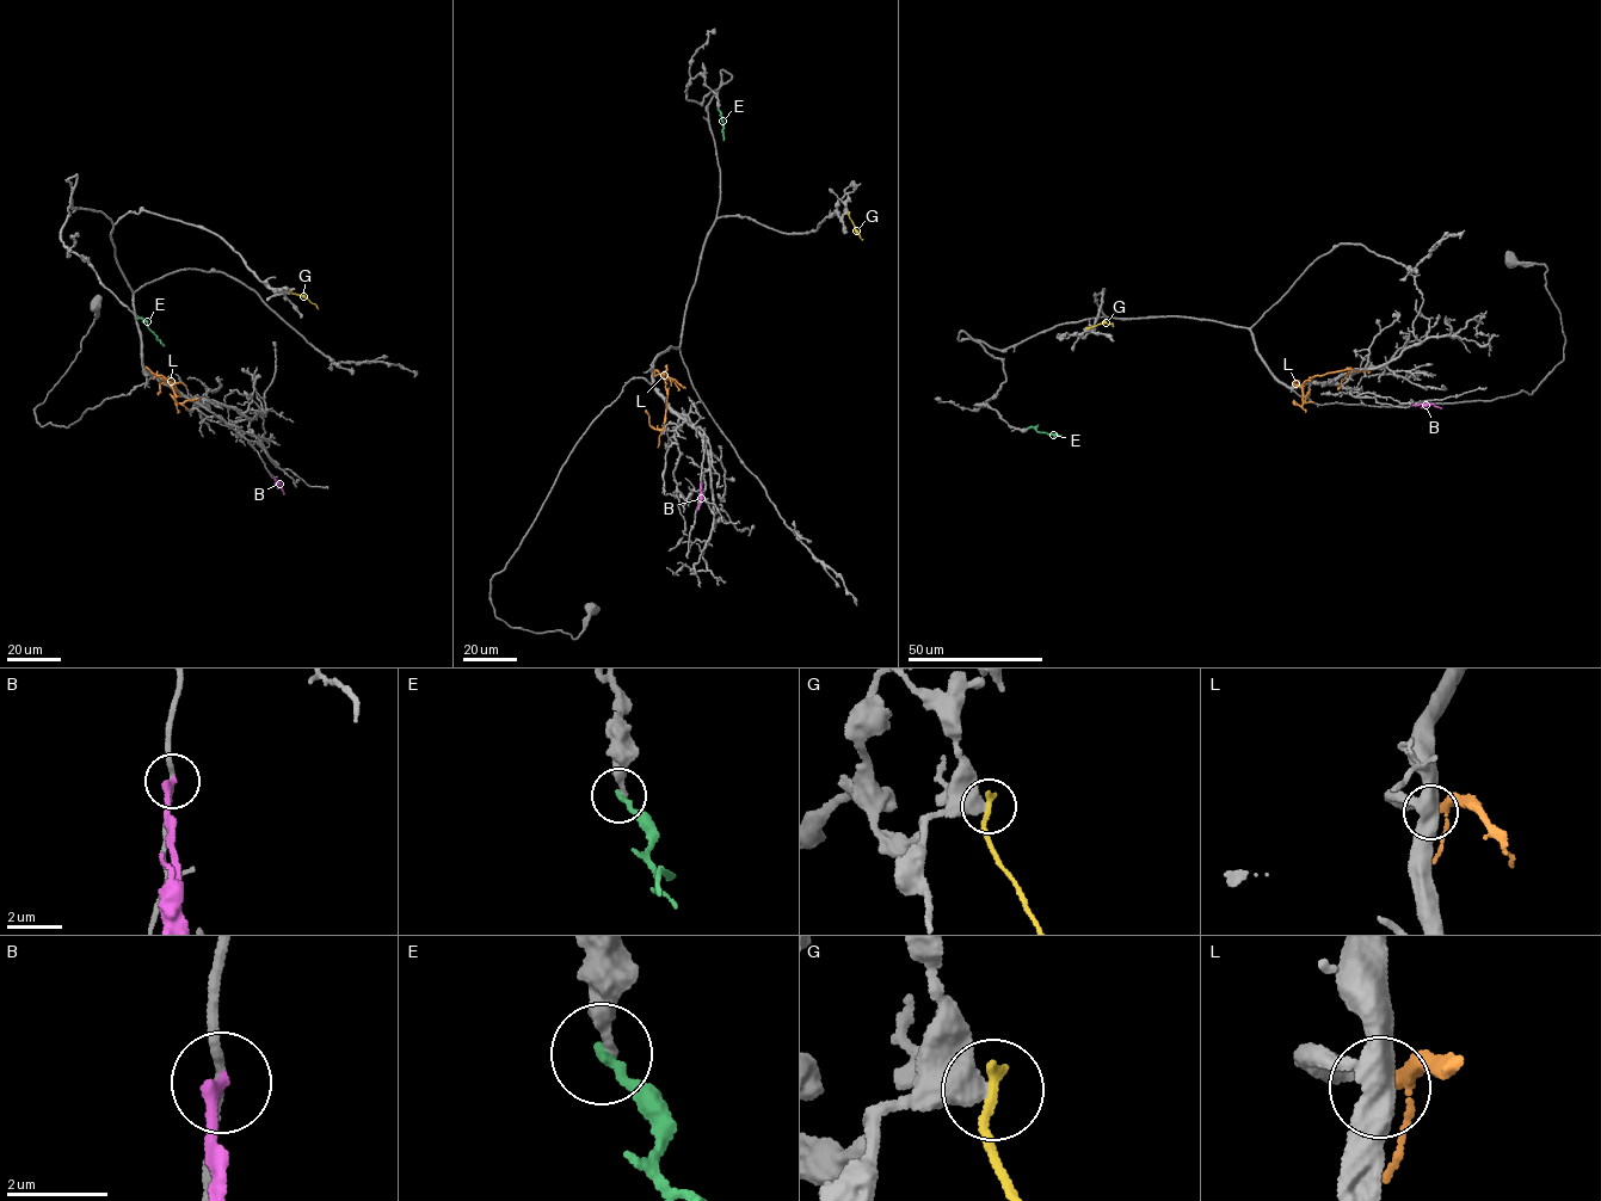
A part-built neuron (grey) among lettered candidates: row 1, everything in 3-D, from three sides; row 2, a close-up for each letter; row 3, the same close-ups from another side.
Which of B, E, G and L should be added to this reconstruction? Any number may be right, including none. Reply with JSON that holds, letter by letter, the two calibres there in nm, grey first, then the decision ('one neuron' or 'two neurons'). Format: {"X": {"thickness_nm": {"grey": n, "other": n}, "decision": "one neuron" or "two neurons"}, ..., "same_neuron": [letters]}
{"B": {"thickness_nm": {"grey": 180, "other": 260}, "decision": "two neurons"}, "E": {"thickness_nm": {"grey": 400, "other": 200}, "decision": "two neurons"}, "G": {"thickness_nm": {"grey": 600, "other": 240}, "decision": "two neurons"}, "L": {"thickness_nm": {"grey": 260, "other": 240}, "decision": "one neuron"}, "same_neuron": ["L"]}

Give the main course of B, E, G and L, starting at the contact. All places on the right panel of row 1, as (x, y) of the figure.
B: (1412, 405), (1441, 407)
E: (1028, 427), (1063, 435)
G: (1088, 328), (1104, 322), (1113, 326)
L: (1294, 381), (1300, 386), (1316, 375), (1349, 368), (1338, 389)

